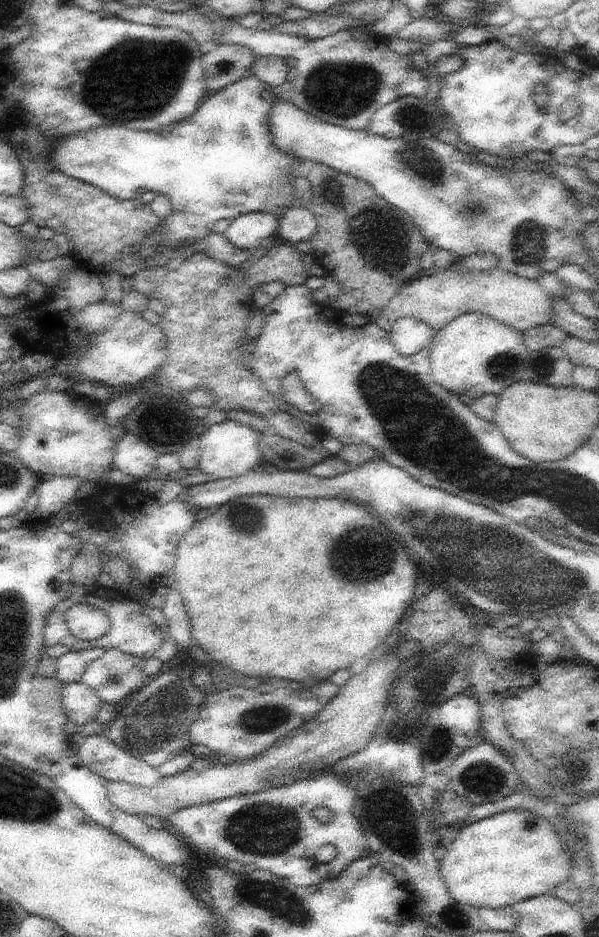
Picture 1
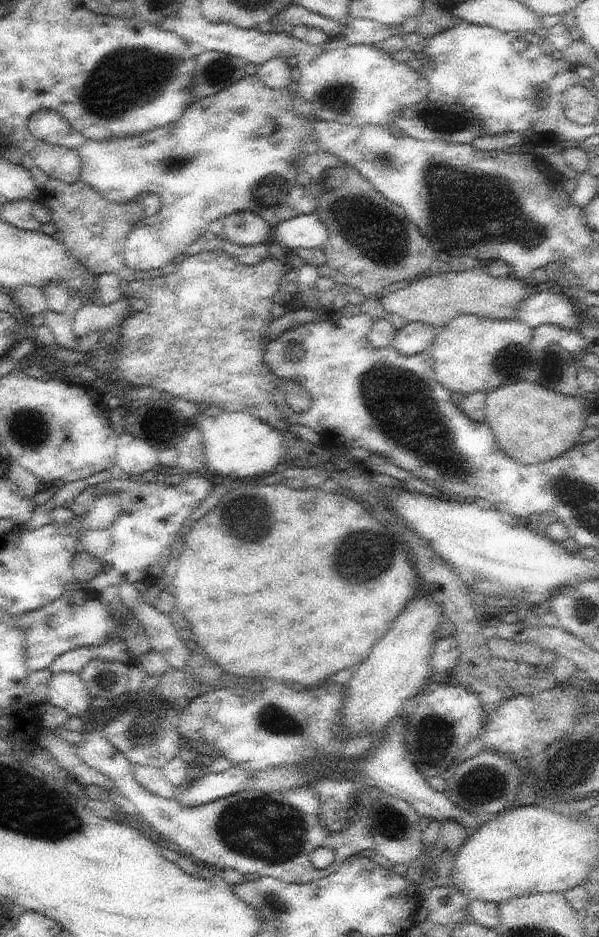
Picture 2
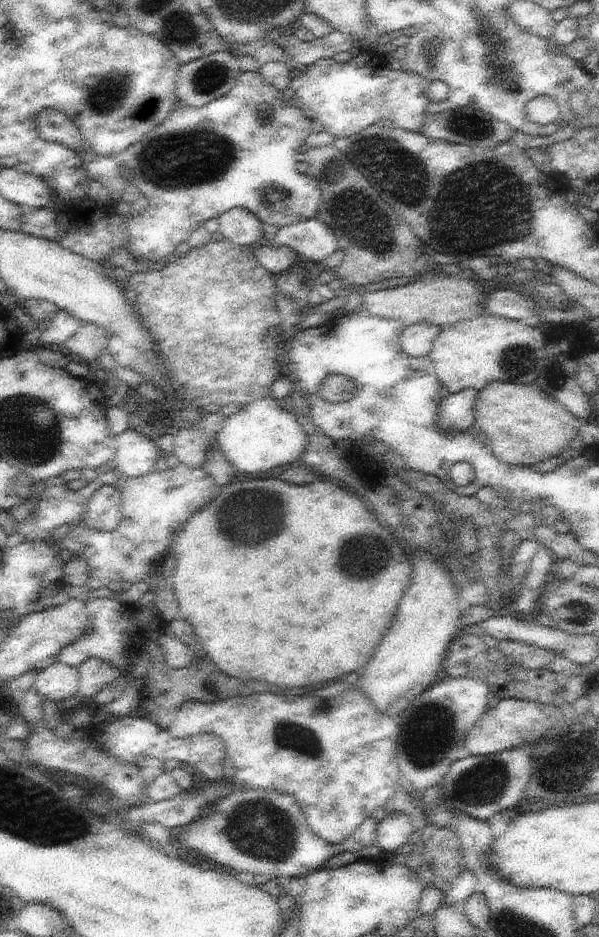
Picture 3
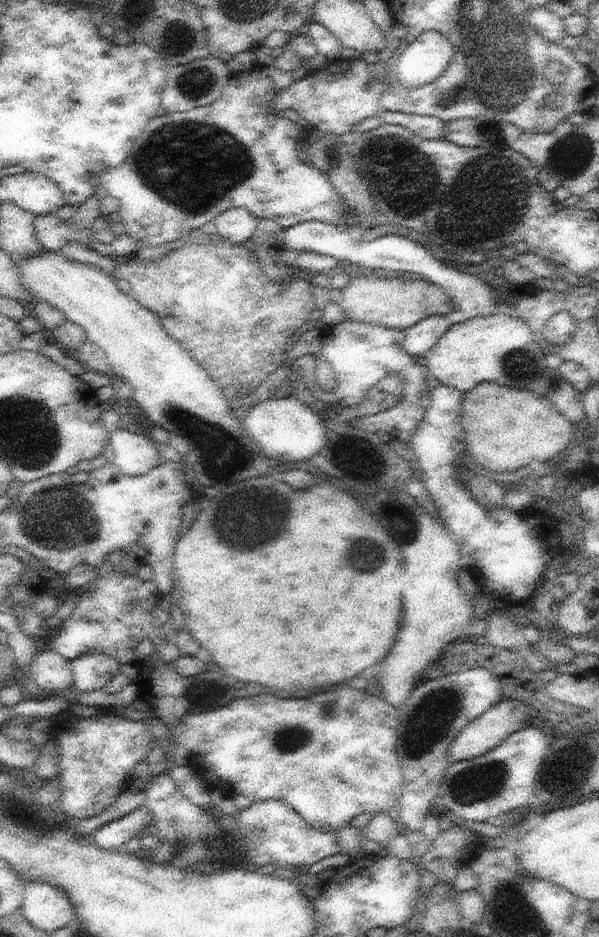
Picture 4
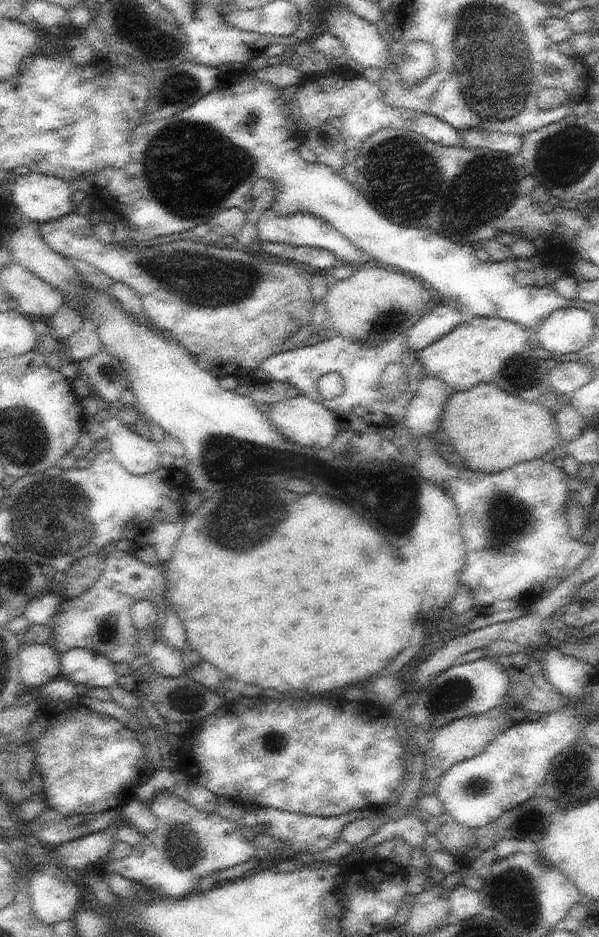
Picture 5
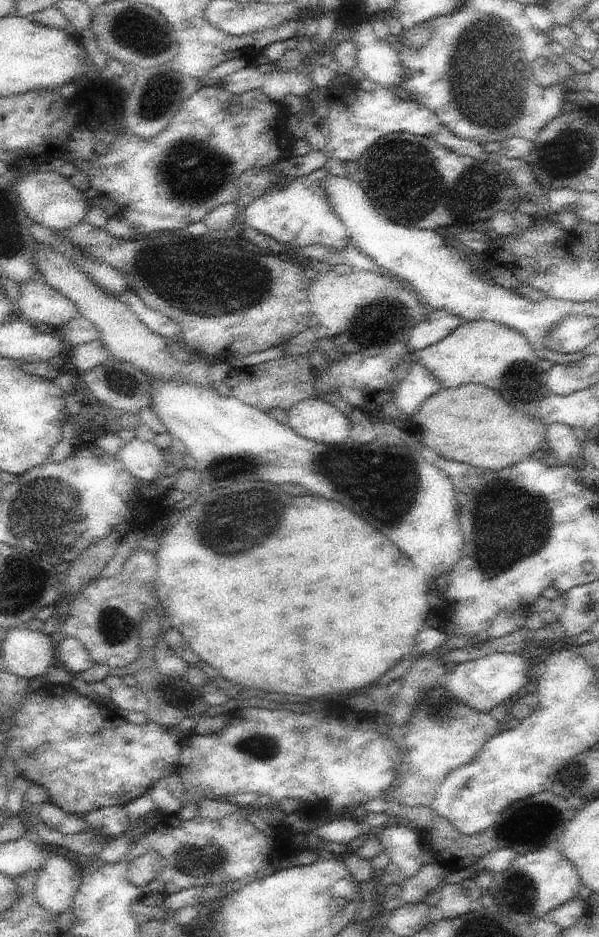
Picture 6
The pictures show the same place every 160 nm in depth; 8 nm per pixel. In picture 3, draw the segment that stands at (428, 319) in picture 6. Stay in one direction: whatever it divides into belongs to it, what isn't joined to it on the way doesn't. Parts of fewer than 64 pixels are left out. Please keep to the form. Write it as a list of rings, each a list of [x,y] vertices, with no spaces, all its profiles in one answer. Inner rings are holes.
[[[429,322],[407,325],[401,334],[401,347],[411,357],[429,355],[440,331],[439,326]]]

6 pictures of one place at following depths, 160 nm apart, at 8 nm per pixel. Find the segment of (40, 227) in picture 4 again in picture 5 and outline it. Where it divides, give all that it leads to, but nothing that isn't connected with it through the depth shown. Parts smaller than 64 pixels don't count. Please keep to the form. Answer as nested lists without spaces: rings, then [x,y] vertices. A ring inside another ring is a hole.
[[[72,211],[69,215],[47,222],[39,228],[46,244],[68,259],[80,259],[98,267],[115,281],[132,287],[140,297],[148,322],[171,332],[194,357],[201,369],[219,379],[225,376],[250,377],[267,358],[286,351],[285,342],[294,336],[313,317],[315,300],[311,293],[313,275],[293,266],[278,262],[278,256],[264,253],[246,254],[236,248],[202,244],[202,240],[178,240],[147,248],[137,244],[112,241],[102,244],[94,234],[90,221]]]

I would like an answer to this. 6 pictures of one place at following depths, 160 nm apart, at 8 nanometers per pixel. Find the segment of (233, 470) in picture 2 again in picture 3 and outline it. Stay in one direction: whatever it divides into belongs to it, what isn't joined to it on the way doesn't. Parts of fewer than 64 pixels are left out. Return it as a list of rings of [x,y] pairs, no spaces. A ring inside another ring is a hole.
[[[264,397],[244,405],[224,421],[217,434],[218,448],[235,470],[242,474],[264,474],[272,468],[292,464],[300,458],[307,444],[307,432],[296,420],[294,412],[280,408],[274,397]]]

